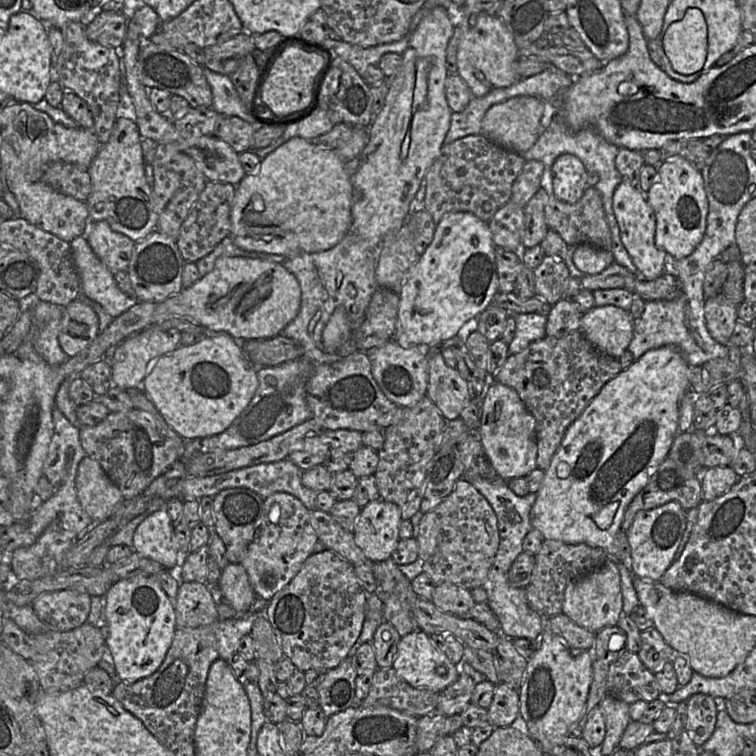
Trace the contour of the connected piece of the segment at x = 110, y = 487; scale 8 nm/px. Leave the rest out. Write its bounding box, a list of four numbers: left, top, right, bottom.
[76,456,125,523]

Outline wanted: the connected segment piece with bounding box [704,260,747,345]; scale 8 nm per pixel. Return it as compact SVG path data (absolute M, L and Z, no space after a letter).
M740 260L726 263L727 277L721 292L705 299L704 316L707 329L714 340L728 345L729 338L737 322L738 306L744 301L743 279L746 267Z

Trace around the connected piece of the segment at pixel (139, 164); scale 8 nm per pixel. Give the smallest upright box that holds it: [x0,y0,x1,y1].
[86,118,157,242]

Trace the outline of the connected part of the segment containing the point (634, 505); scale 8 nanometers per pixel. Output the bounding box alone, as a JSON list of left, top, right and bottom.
[621,457,703,532]

